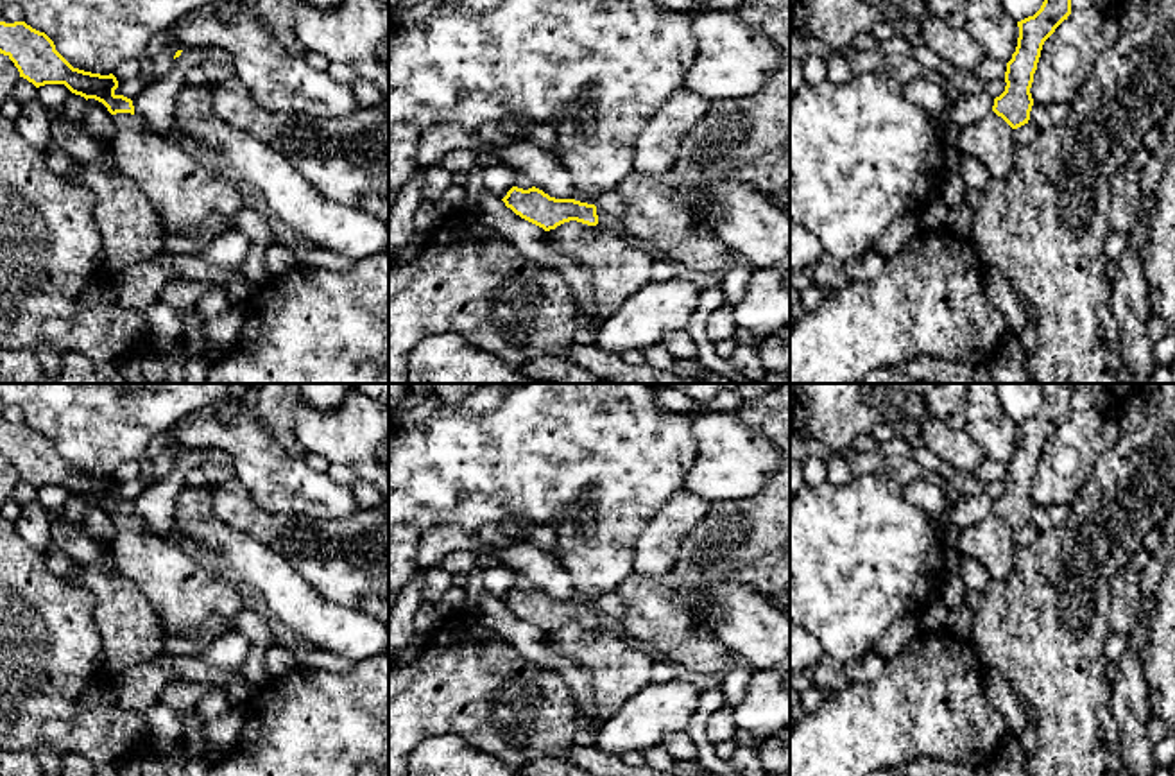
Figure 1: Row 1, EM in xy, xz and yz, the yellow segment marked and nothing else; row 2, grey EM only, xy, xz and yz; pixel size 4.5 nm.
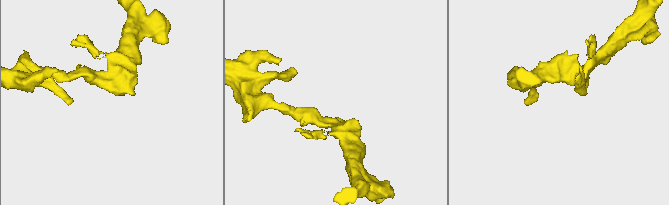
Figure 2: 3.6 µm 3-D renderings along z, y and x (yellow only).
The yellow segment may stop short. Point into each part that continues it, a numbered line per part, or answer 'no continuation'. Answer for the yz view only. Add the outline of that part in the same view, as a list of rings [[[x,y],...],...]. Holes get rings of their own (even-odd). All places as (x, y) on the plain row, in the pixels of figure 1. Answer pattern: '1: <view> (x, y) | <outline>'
1: yz (991, 542) | [[[994,513],[962,530],[958,548],[964,557],[976,559],[991,581],[1003,581],[1014,566],[1014,530]]]

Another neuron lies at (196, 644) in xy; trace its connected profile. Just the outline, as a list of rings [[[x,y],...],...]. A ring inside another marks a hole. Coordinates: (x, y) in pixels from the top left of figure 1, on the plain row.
[[[213,615],[199,631],[188,636],[168,636],[165,642],[167,652],[174,656],[201,656],[213,640],[220,634],[231,631],[231,624],[220,616]]]

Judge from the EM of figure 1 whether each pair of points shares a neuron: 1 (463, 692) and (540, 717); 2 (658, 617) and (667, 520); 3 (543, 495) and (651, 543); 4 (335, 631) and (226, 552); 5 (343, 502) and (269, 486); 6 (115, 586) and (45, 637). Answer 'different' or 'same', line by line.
1: same
2: different
3: different
4: same
5: same
6: different

